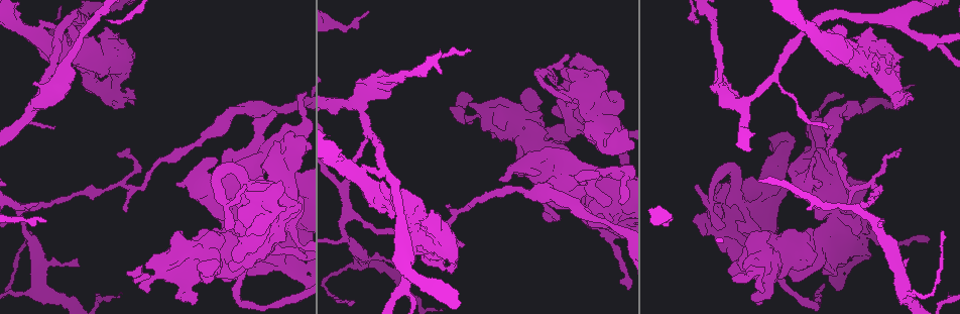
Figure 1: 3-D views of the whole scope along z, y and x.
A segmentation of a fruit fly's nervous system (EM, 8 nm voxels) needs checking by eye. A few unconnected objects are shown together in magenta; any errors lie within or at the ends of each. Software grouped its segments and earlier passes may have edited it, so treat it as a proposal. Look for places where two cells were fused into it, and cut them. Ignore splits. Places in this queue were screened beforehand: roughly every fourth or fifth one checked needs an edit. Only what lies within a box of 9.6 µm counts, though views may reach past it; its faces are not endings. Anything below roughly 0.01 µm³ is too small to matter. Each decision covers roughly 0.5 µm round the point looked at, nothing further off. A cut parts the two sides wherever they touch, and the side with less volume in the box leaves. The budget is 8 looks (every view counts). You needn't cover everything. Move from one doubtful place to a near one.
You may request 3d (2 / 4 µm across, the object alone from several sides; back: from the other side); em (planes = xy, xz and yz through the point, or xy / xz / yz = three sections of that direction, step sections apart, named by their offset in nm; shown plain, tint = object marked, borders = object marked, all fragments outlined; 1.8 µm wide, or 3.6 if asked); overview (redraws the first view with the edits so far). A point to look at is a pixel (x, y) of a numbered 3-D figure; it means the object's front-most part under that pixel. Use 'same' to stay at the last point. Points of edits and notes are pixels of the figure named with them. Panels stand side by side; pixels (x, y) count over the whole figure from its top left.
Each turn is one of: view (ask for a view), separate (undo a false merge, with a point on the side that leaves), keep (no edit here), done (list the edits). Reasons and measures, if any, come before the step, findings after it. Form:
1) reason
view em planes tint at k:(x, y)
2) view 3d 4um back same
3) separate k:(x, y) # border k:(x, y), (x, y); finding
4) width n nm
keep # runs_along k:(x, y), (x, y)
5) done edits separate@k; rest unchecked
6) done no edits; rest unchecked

touches itself
view em 3.6um xz step 16 tint at 1:(443, 251)

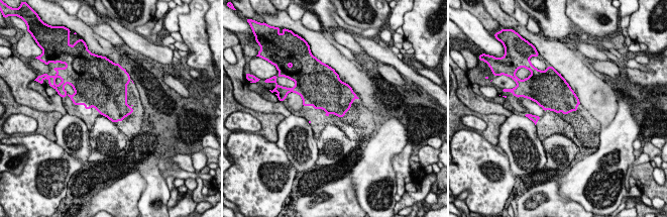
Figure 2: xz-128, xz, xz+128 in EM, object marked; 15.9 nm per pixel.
keep # continuous, no second cell

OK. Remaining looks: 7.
abrupt turn
view em xy step 16 tint at 1:(249, 259)

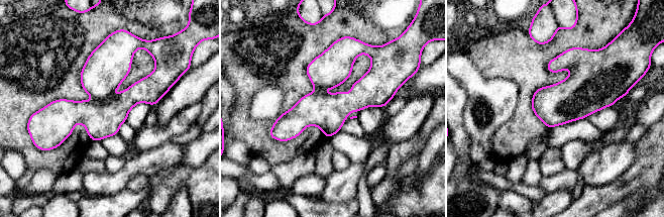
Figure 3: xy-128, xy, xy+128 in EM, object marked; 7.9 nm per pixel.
cut it another way
view em planes tint same

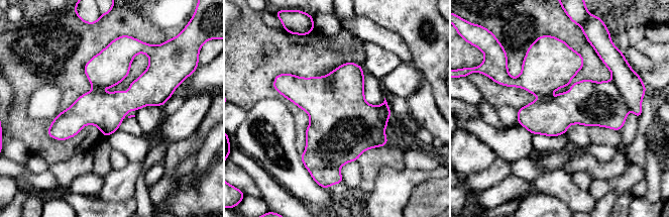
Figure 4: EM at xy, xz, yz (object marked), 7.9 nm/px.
width 300 nm
keep # runs_along 4:(116, 44), (96, 97), (61, 137); one cell here

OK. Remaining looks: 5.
abrupt turn
view 3d 4um at 1:(832, 196)

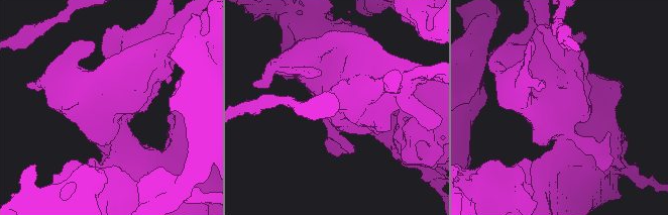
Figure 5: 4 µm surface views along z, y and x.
shape alone is not enough
view em 3.6um xy step 16 tint at 5:(564, 106)

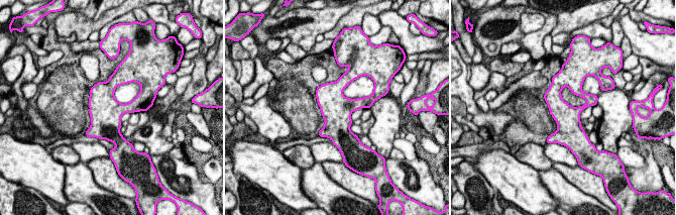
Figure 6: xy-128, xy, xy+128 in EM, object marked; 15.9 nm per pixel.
view em 3.6um yz step 8 tint same

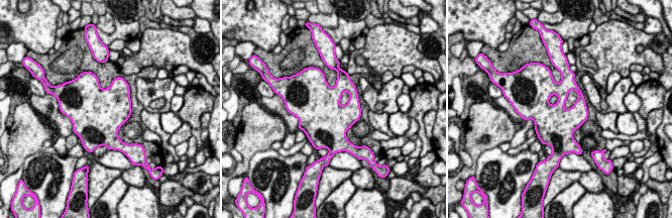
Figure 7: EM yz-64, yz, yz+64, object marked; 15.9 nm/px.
keep # all the same cell

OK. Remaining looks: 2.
branch point
view em planes tint at 1:(812, 150)

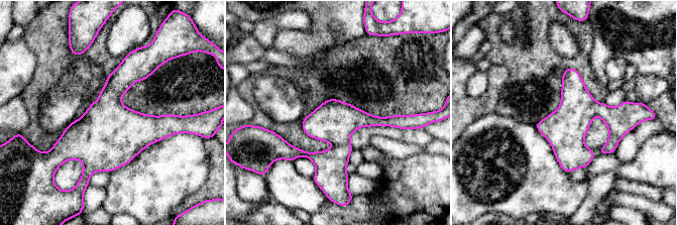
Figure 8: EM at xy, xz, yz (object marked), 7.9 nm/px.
width 320 nm
keep # continuous, no second cell

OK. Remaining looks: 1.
done no edits; rest unchecked

